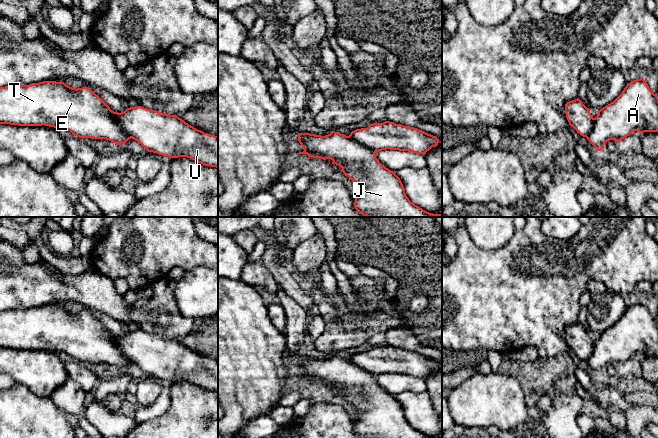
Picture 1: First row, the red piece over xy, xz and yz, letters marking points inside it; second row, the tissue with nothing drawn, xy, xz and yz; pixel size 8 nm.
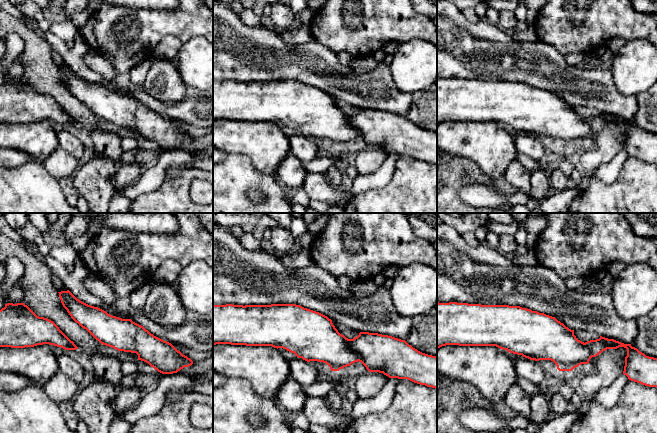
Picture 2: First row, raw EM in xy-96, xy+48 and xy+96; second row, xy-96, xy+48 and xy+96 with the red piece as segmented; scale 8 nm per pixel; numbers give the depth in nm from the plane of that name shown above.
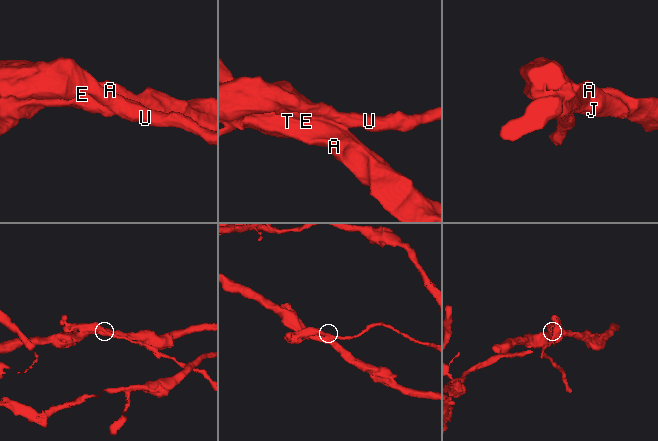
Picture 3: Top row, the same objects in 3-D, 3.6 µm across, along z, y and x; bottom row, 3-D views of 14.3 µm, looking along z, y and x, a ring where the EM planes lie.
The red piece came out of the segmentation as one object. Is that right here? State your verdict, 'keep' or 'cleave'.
cleave

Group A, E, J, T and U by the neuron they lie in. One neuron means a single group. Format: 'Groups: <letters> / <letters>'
Groups: A E J T / U

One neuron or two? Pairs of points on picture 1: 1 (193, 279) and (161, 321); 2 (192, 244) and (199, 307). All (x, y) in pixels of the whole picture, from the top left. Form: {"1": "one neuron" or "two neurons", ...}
{"1": "two neurons", "2": "two neurons"}

